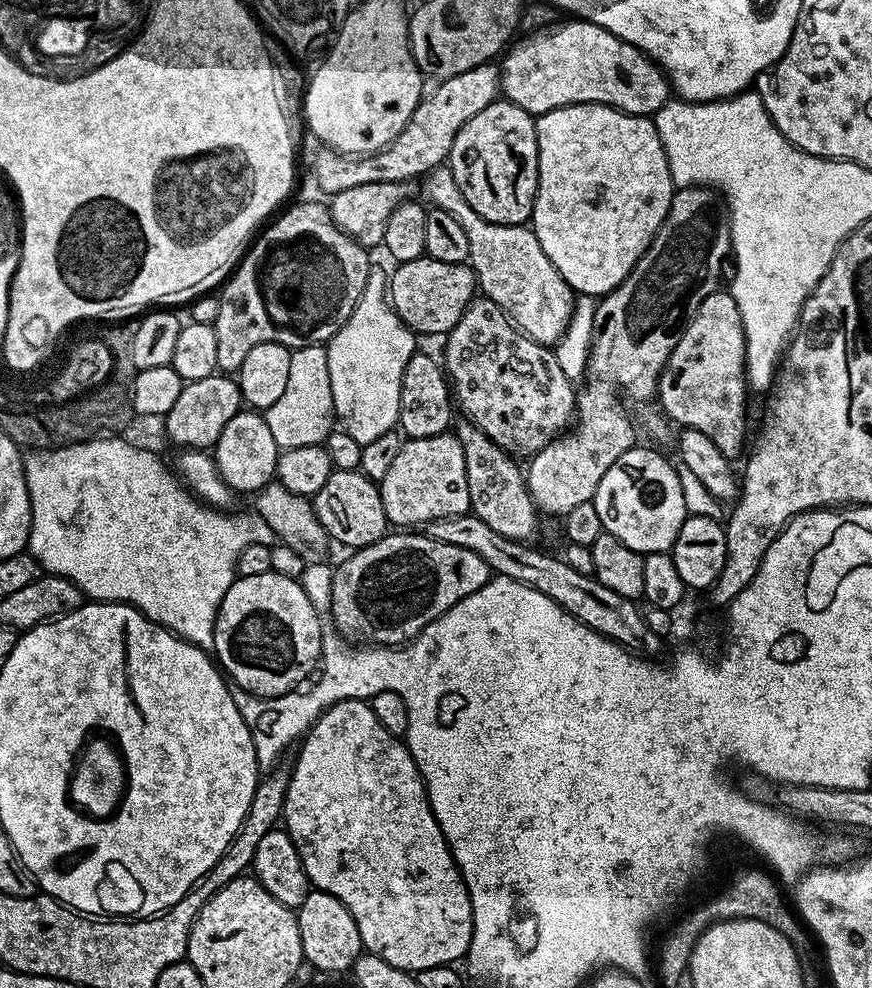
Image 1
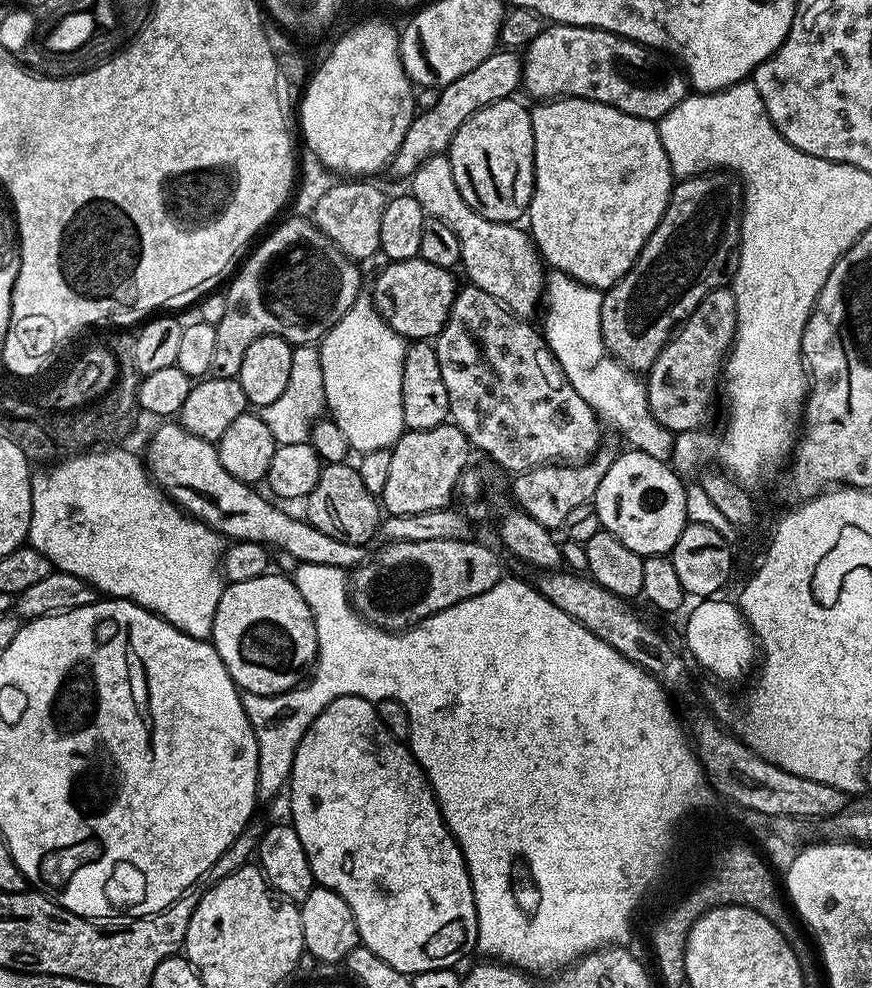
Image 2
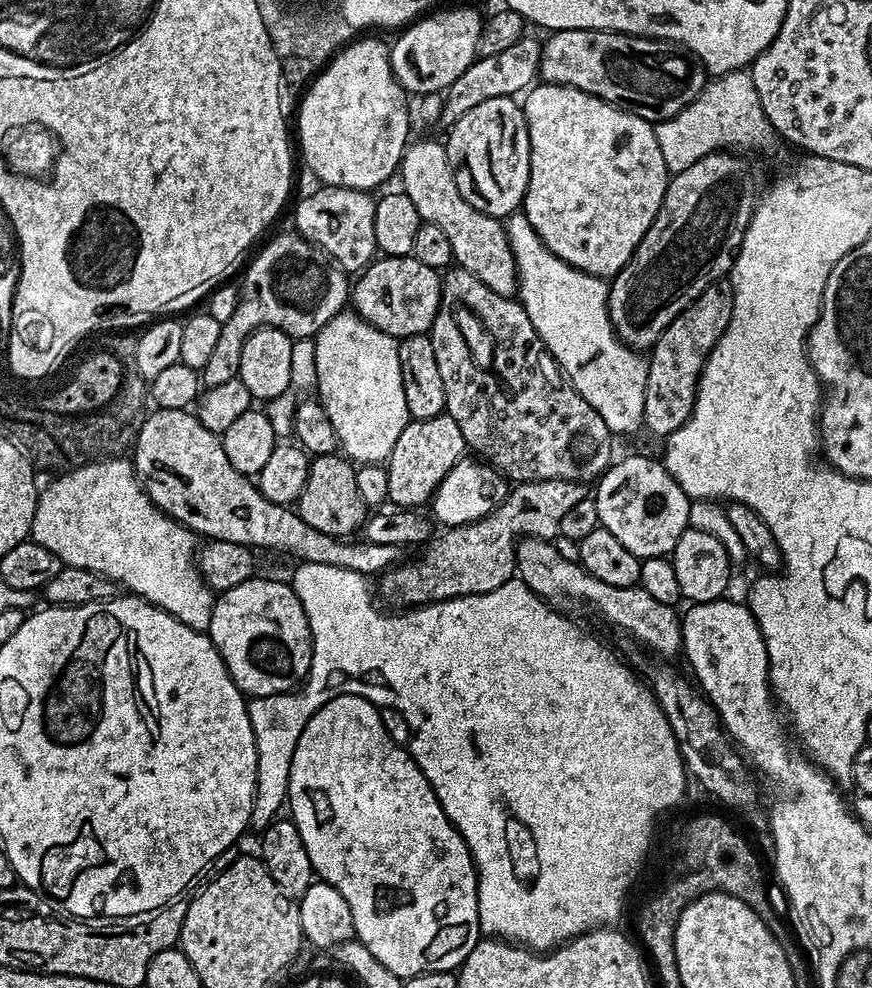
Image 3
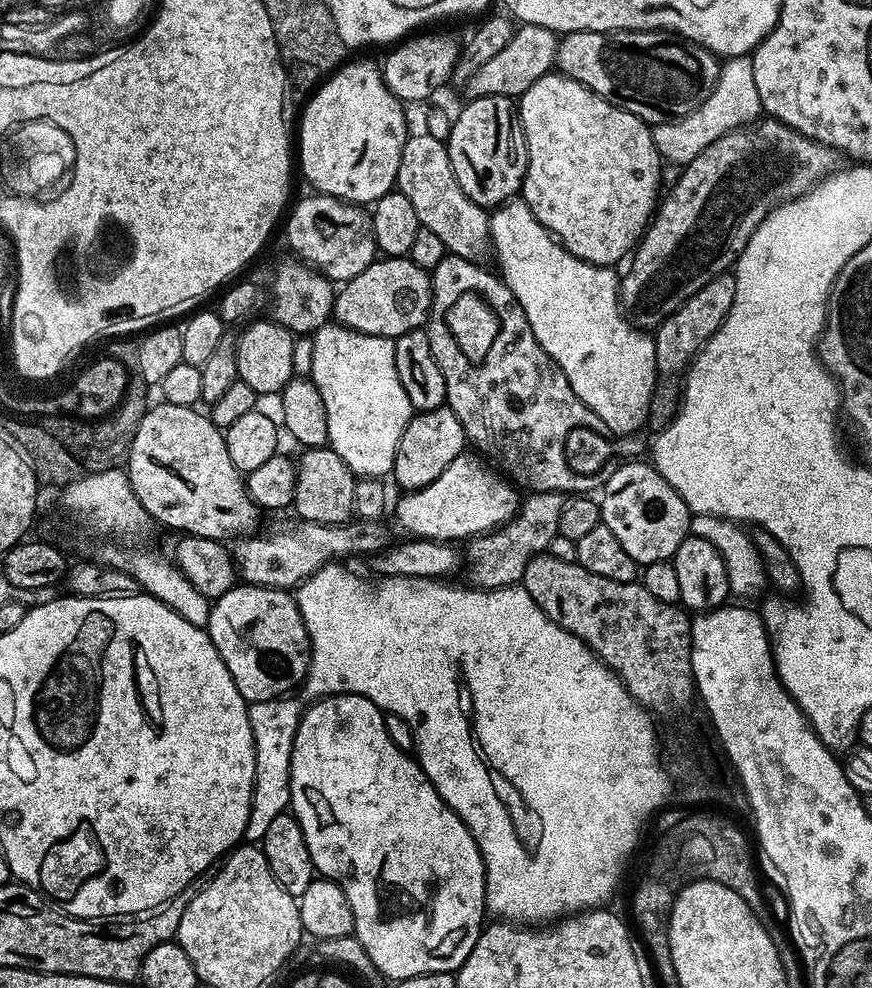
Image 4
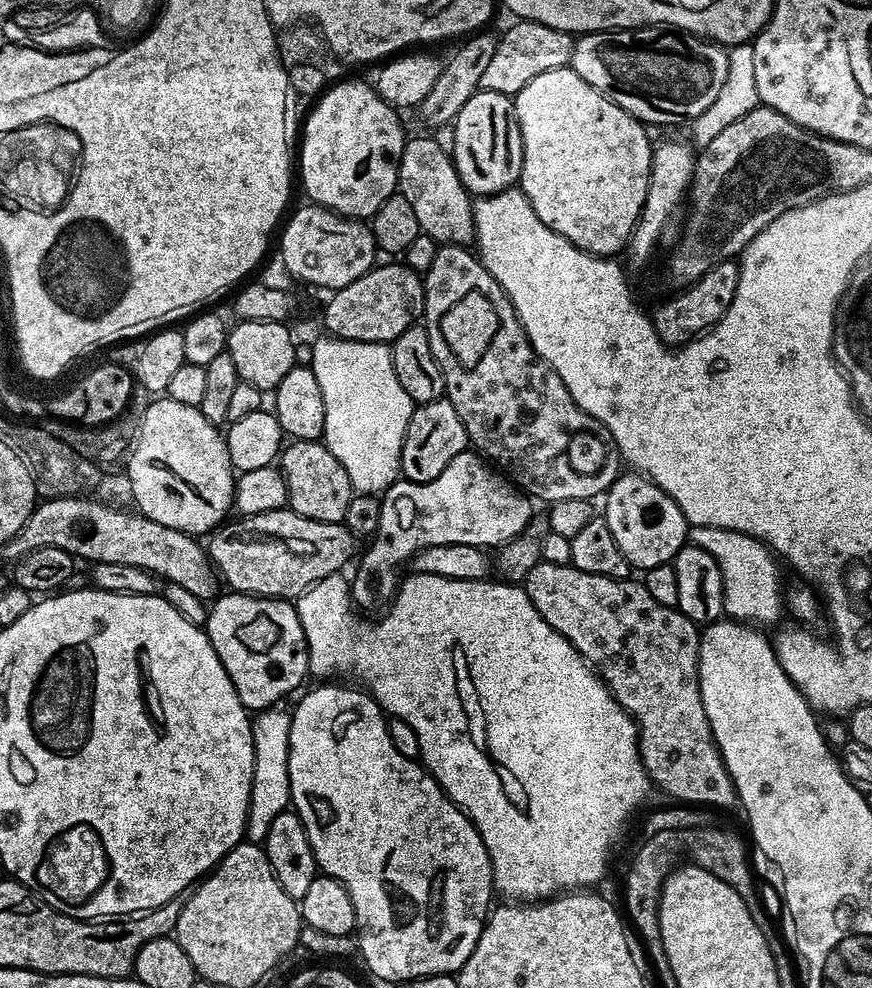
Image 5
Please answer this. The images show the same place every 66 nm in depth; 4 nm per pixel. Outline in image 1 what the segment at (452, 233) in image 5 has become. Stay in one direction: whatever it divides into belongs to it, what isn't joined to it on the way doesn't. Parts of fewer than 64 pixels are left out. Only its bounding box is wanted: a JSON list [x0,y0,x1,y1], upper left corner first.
[423,166,574,346]

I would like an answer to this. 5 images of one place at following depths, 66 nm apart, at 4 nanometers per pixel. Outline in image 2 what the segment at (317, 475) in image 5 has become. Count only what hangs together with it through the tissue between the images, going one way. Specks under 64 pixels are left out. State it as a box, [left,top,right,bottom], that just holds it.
[306,463,382,545]

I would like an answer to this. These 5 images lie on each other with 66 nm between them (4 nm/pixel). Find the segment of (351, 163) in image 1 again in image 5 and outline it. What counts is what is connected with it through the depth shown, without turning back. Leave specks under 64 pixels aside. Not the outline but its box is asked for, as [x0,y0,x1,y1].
[480,19,573,97]

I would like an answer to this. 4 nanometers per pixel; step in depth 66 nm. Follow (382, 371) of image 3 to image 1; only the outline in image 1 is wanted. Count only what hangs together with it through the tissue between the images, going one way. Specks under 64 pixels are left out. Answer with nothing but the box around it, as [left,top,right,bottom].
[326,266,417,446]

